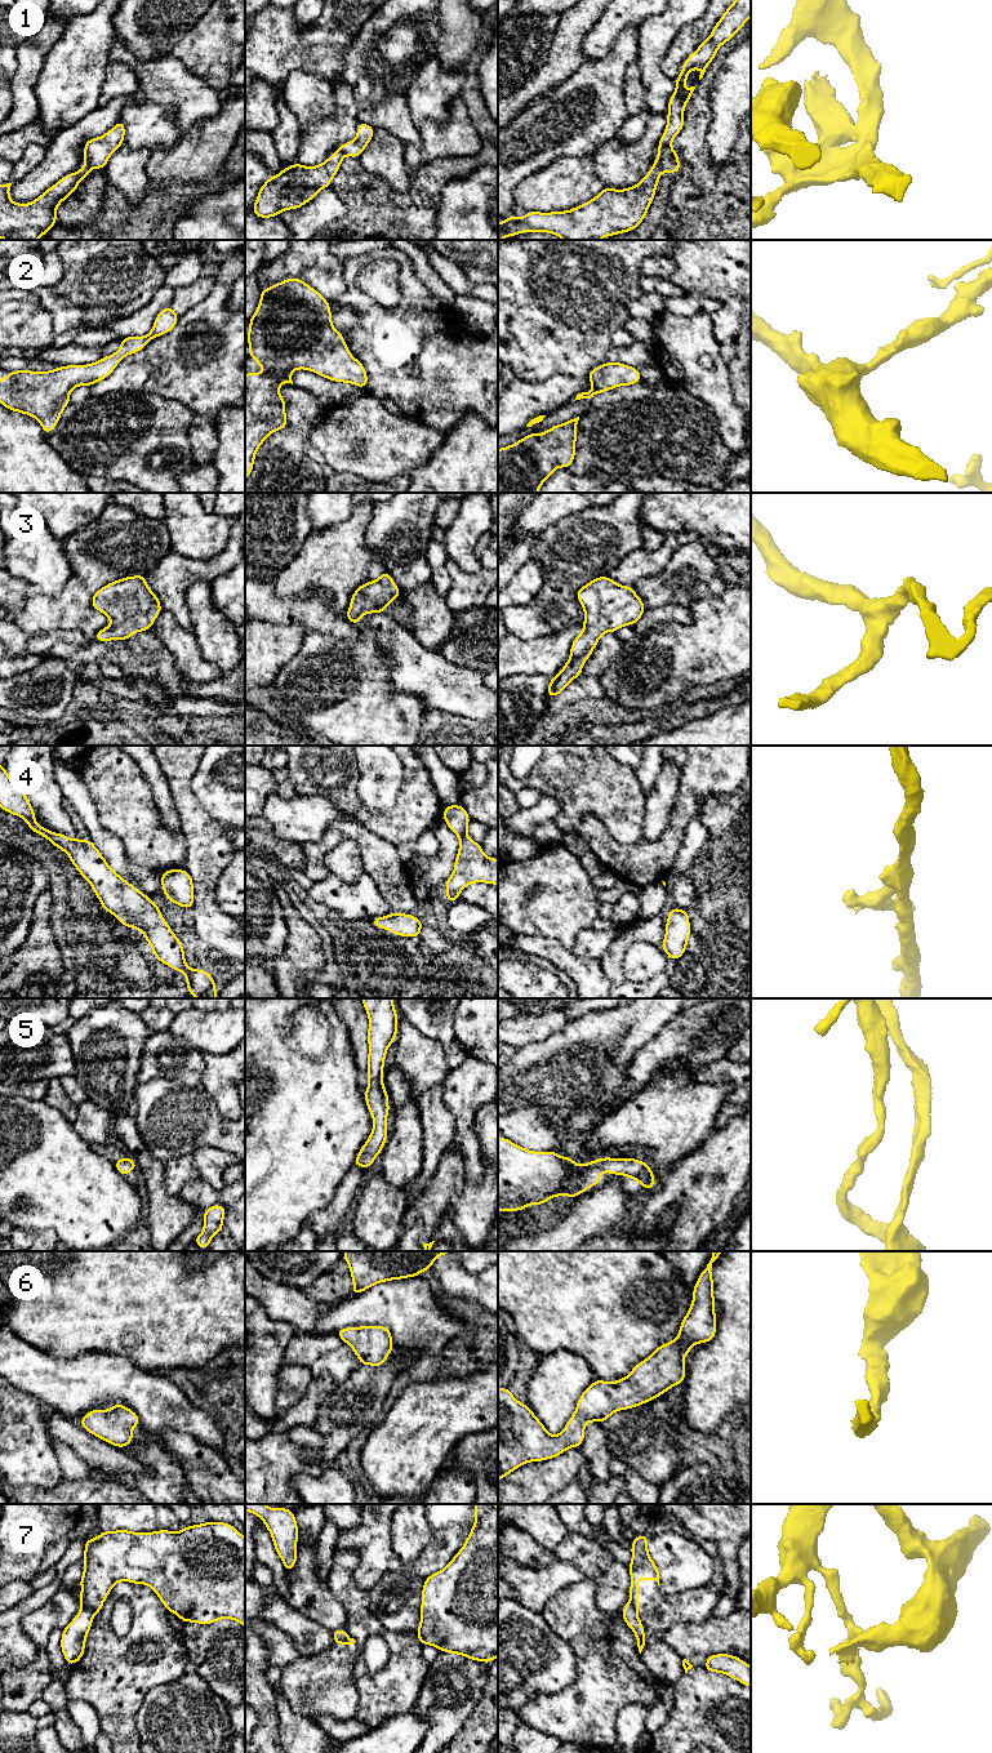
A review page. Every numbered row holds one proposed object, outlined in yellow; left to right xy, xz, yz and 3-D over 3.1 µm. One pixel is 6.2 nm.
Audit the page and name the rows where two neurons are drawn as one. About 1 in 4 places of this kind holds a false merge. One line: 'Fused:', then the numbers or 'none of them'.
Fused: 1, 7

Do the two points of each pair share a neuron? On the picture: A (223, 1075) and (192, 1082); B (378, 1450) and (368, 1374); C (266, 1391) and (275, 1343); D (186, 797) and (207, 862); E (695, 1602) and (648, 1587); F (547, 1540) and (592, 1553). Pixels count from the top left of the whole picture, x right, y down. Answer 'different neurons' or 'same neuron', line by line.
A: different neurons
B: different neurons
C: same neuron
D: same neuron
E: same neuron
F: different neurons

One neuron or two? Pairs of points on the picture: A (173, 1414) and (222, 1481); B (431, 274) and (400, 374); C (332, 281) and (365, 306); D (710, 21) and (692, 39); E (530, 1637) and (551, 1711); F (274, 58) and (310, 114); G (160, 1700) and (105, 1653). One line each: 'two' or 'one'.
A: two
B: two
C: two
D: one
E: two
F: two
G: two

